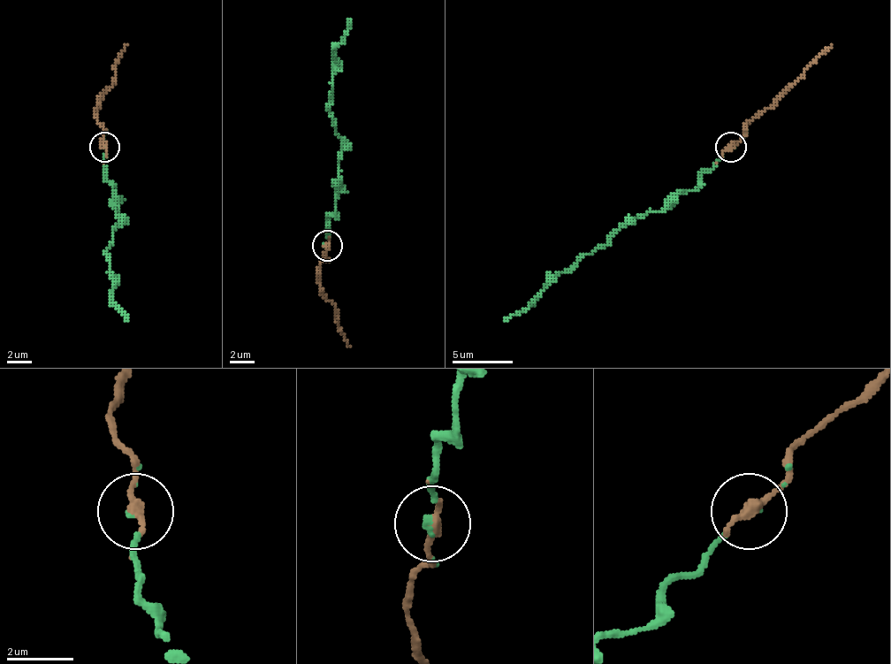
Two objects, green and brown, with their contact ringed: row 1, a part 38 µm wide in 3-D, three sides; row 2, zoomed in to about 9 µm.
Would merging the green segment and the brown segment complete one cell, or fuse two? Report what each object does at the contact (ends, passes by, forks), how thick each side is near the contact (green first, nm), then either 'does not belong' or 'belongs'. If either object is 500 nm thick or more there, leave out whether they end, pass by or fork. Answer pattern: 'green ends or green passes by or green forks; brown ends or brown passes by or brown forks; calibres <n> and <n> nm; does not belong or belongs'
green ends; brown ends; calibres 90 and 360 nm; belongs

